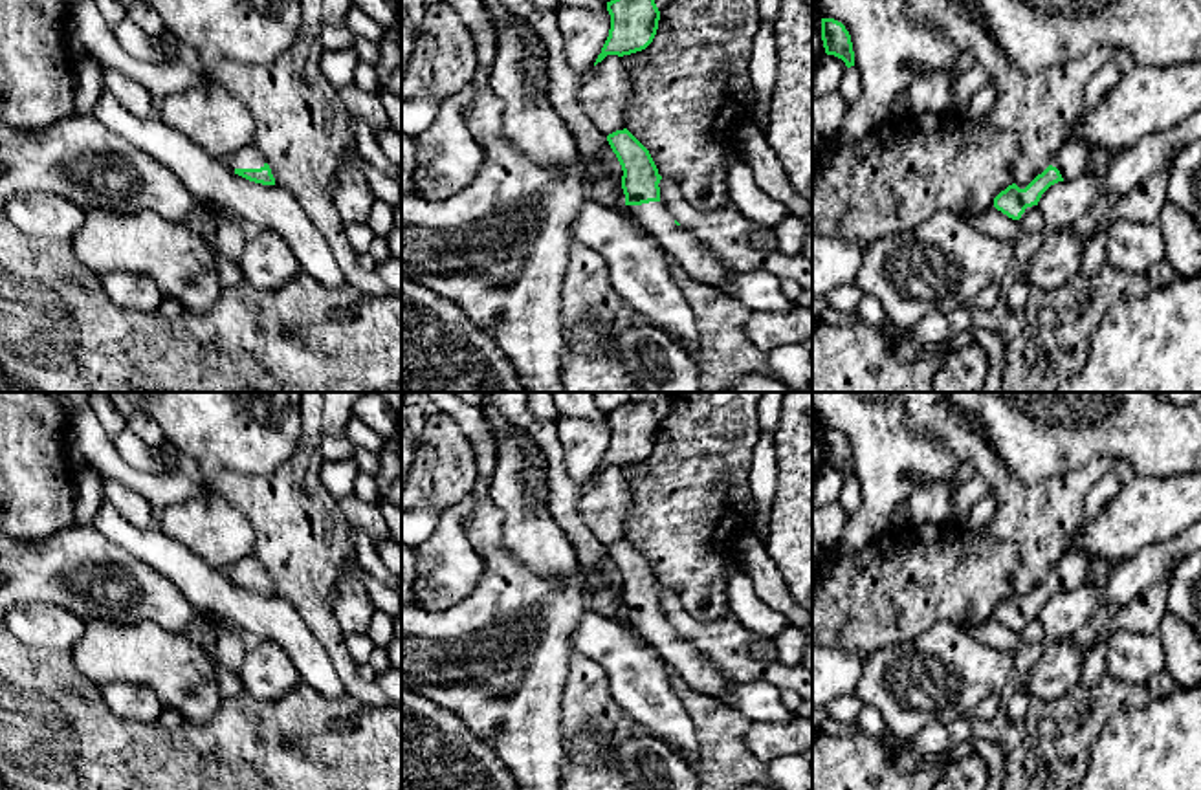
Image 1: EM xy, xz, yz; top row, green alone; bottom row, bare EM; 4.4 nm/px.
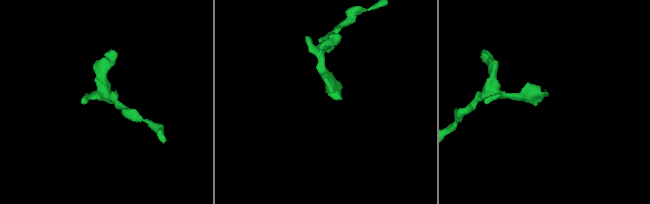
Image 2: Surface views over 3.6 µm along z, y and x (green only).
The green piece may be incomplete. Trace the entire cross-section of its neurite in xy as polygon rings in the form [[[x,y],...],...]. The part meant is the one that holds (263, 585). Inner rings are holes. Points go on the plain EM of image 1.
[[[248,555],[224,570],[235,585],[262,596],[275,596],[270,576],[255,555]]]

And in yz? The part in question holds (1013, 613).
[[[1082,552],[1063,555],[1025,599],[1008,596],[994,609],[994,618],[1012,631],[1019,631],[1027,618],[1038,616],[1041,605],[1058,592],[1078,588],[1093,577],[1091,559]]]

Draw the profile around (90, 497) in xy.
[[[84,466],[73,471],[75,482],[75,522],[94,524],[99,510],[106,502],[106,477],[94,466]]]

